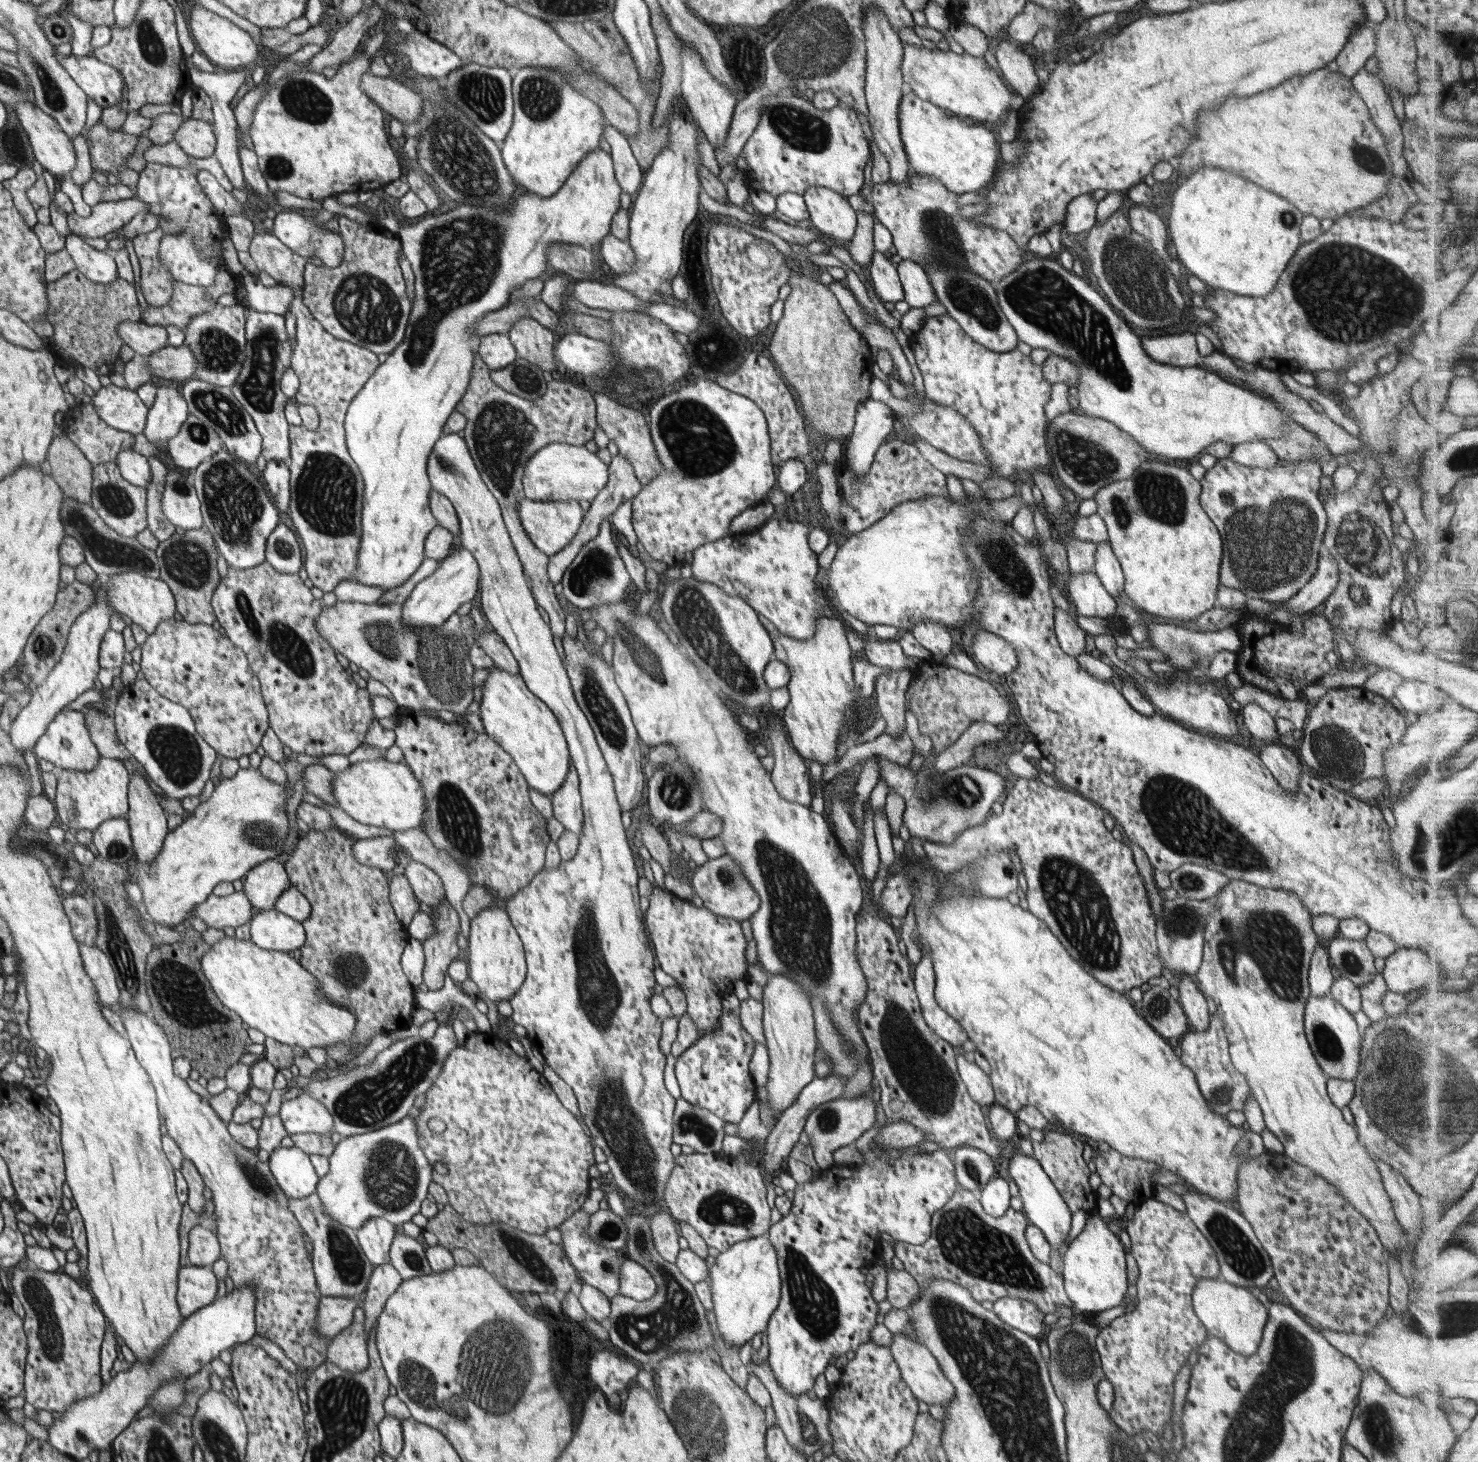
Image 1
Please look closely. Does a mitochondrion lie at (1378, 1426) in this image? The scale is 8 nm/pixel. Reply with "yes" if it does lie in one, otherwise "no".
yes

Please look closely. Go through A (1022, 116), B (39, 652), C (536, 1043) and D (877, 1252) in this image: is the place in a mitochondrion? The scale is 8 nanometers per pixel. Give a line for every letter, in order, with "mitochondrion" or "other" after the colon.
A: other
B: mitochondrion
C: other
D: other

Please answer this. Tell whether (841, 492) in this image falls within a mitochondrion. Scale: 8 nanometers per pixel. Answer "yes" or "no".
no

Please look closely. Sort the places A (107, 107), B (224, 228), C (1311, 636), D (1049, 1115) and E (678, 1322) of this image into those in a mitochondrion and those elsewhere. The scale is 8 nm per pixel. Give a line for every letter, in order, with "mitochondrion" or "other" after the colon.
A: other
B: other
C: other
D: other
E: mitochondrion

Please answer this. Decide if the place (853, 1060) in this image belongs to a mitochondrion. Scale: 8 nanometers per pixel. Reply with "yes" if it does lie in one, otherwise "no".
yes

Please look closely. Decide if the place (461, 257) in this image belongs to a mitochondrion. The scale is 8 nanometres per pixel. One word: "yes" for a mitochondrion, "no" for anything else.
yes

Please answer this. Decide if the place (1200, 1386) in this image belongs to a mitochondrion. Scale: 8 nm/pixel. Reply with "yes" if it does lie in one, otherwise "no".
no

